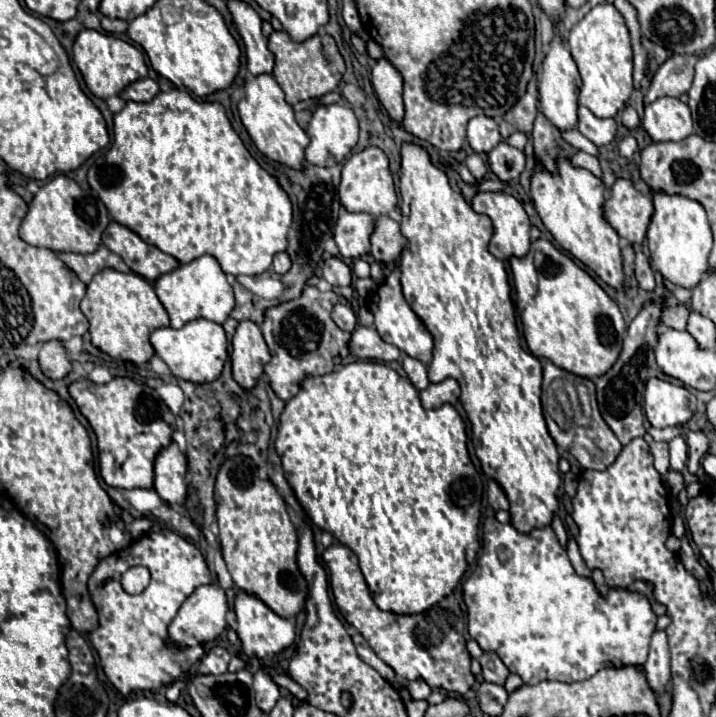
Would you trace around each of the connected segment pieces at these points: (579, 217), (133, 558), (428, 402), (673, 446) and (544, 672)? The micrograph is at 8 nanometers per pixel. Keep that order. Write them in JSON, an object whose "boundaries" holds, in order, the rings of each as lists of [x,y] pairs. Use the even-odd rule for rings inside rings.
{"boundaries":[[[[560,156],[560,164],[556,176],[548,176],[540,164],[534,168],[534,176],[530,182],[530,192],[534,206],[546,226],[546,230],[554,236],[554,240],[576,256],[582,264],[586,264],[592,272],[596,272],[608,286],[620,290],[626,286],[624,270],[622,270],[622,252],[620,238],[616,230],[604,220],[604,182],[596,178],[592,172],[582,168],[572,168],[570,158]]],[[[148,530],[130,546],[104,558],[88,580],[90,596],[96,604],[100,626],[88,634],[90,644],[100,656],[100,664],[108,680],[118,692],[154,690],[168,686],[180,674],[188,672],[202,658],[203,645],[179,650],[168,640],[168,626],[182,606],[182,602],[202,584],[210,584],[212,574],[200,550],[170,530]],[[134,564],[150,570],[152,580],[148,588],[138,594],[126,594],[120,586],[120,576]]],[[[446,378],[438,384],[430,384],[426,390],[420,392],[422,406],[428,408],[440,408],[442,404],[456,404],[460,398],[460,386],[454,378]]],[[[676,436],[672,442],[670,442],[670,470],[676,470],[676,472],[682,472],[684,466],[686,466],[686,460],[688,460],[688,454],[686,454],[686,442],[682,440],[682,436]]],[[[486,518],[482,544],[482,556],[464,582],[468,634],[482,650],[496,652],[506,668],[518,674],[524,684],[538,684],[544,680],[576,682],[594,676],[600,668],[638,666],[646,662],[648,640],[656,630],[656,614],[651,604],[644,604],[644,594],[626,588],[610,588],[606,596],[598,594],[592,578],[576,574],[550,526],[522,534],[512,524],[500,524],[496,518]]]]}

